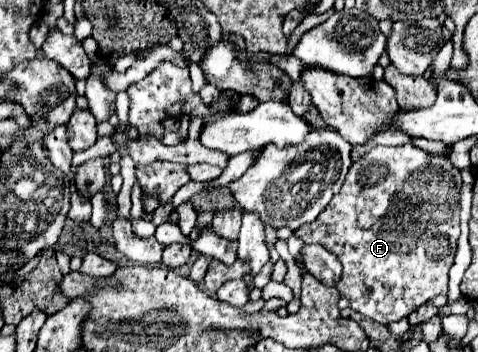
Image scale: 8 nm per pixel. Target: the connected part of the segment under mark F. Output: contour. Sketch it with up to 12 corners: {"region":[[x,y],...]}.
{"region":[[375,146],[295,236],[375,322],[447,294],[461,174]]}

